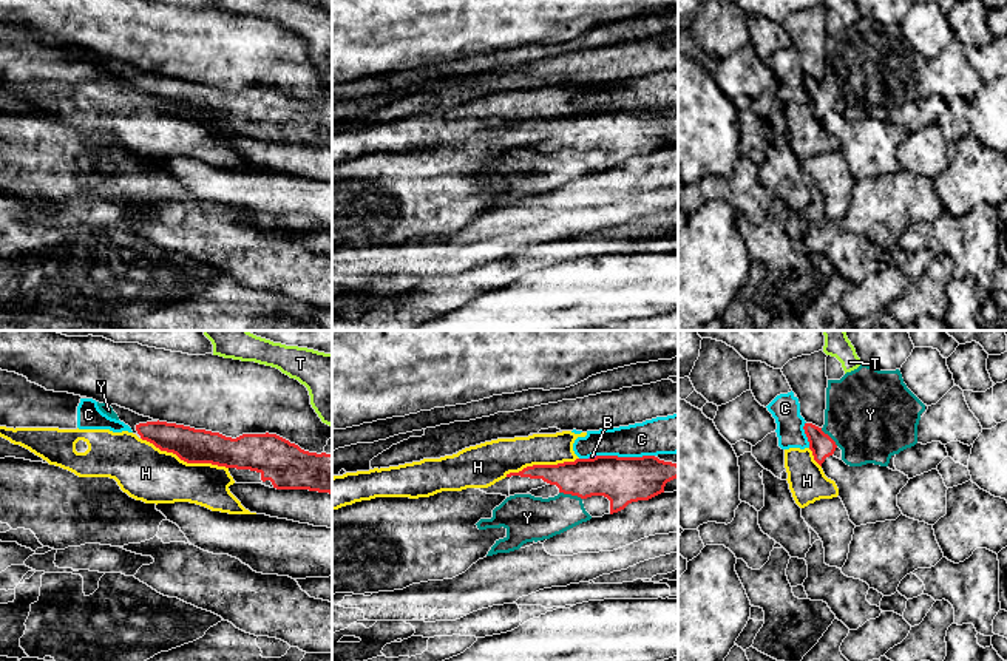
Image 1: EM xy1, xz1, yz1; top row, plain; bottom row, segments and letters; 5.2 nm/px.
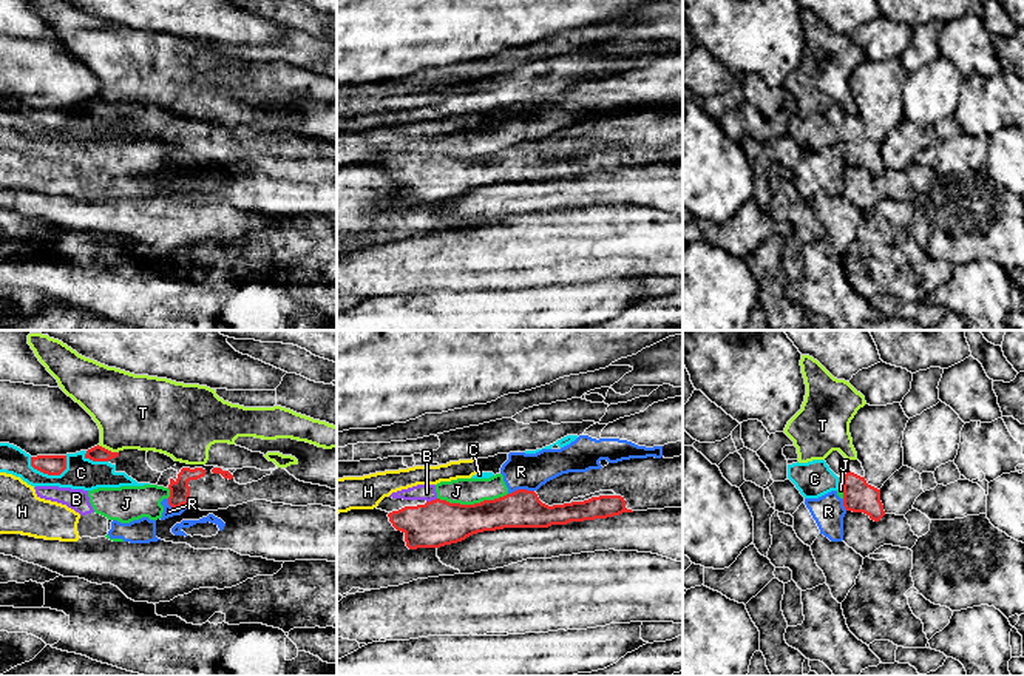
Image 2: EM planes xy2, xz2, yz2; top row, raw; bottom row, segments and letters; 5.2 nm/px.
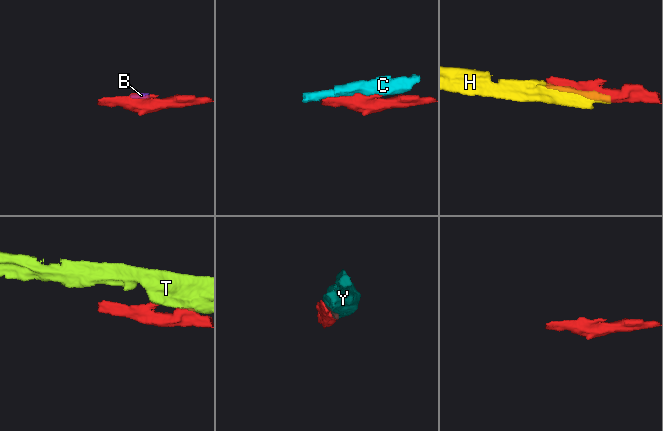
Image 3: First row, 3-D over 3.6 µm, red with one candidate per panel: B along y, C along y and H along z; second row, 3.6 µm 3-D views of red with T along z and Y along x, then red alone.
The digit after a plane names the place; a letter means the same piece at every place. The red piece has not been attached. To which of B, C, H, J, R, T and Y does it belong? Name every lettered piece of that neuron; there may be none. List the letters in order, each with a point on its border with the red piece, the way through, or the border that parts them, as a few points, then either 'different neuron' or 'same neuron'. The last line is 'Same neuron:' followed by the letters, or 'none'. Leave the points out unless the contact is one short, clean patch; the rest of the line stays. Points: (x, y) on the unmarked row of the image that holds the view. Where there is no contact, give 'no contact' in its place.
B: meets red in xz2 at (431, 155); border along xz2 (436, 152), (427, 156); different neuron
C: meets red in xz1 at (626, 111); different neuron
H: meets red in xy1 at (184, 115); different neuron
J: meets red in xz2 at (471, 159); border along xz2 (507, 147), (473, 158), (450, 158), (437, 153); different neuron
R: meets red in xz2 at (521, 144); border along xz2 (533, 144), (515, 144), (508, 148); different neuron
T: meets red in xy2 at (107, 104); different neuron
Y: meets red in xz1 at (570, 147); same neuron
Same neuron: Y

